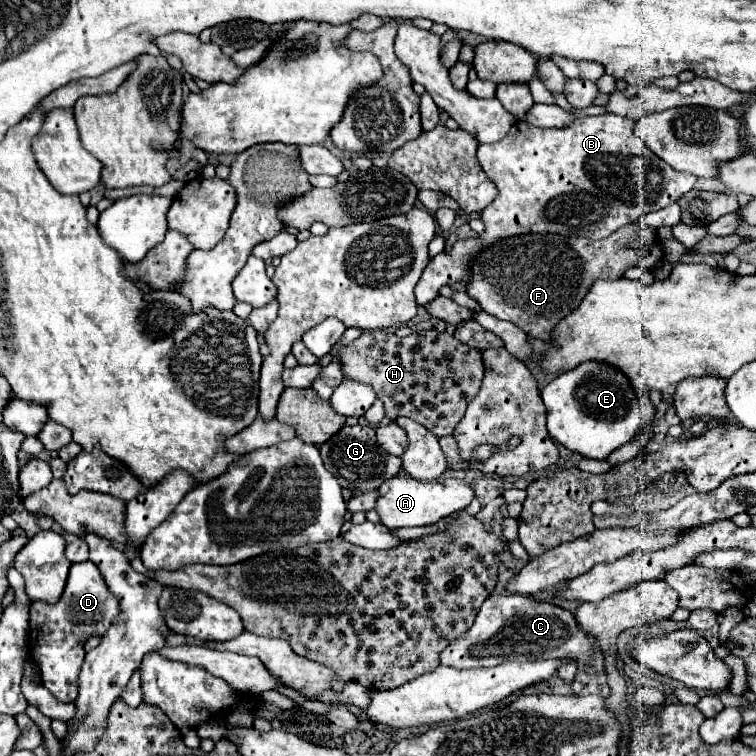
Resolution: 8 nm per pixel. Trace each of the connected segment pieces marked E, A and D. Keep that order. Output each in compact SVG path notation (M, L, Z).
M588 360L572 370L560 372L542 392L550 438L594 460L608 458L612 450L630 442L656 416L652 400L638 396L624 372L600 360Z
M396 476L386 480L378 488L376 512L382 518L382 524L388 528L406 528L406 526L428 526L434 524L458 510L464 510L474 500L474 490L468 482L460 478L442 478L434 482L418 482L414 478Z
M90 560L80 562L80 564L72 564L64 594L56 604L46 604L46 602L30 604L30 644L28 644L30 656L40 668L42 686L48 688L58 700L62 700L62 702L76 700L76 696L78 696L78 674L80 674L82 660L84 660L84 648L80 644L86 642L86 638L92 634L102 636L110 628L110 624L116 620L116 616L118 616L118 600L112 600L112 594L108 592L106 584L100 576L100 570Z

